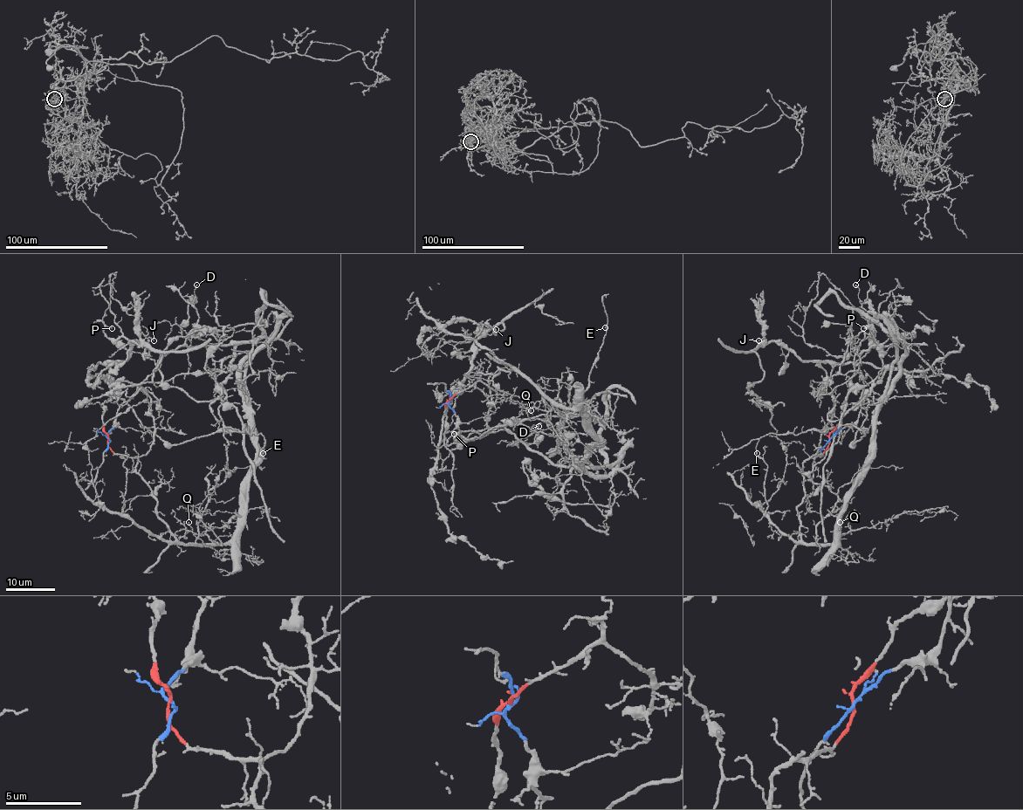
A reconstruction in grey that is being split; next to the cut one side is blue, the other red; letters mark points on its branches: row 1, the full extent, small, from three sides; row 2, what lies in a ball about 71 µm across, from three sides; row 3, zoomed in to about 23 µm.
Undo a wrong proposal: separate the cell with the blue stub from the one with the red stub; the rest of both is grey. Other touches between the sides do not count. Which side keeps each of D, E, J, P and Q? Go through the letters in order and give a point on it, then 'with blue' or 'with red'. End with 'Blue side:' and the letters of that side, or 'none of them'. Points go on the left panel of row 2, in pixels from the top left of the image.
D: at (196, 284); with blue
E: at (263, 453); with blue
J: at (154, 340); with red
P: at (112, 328); with blue
Q: at (188, 522); with red
Blue side: D, E, P

